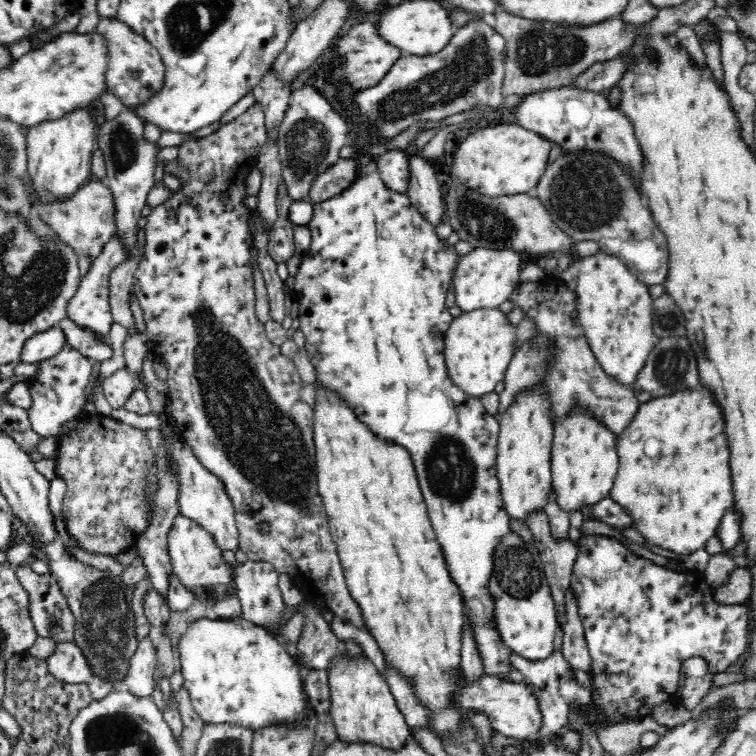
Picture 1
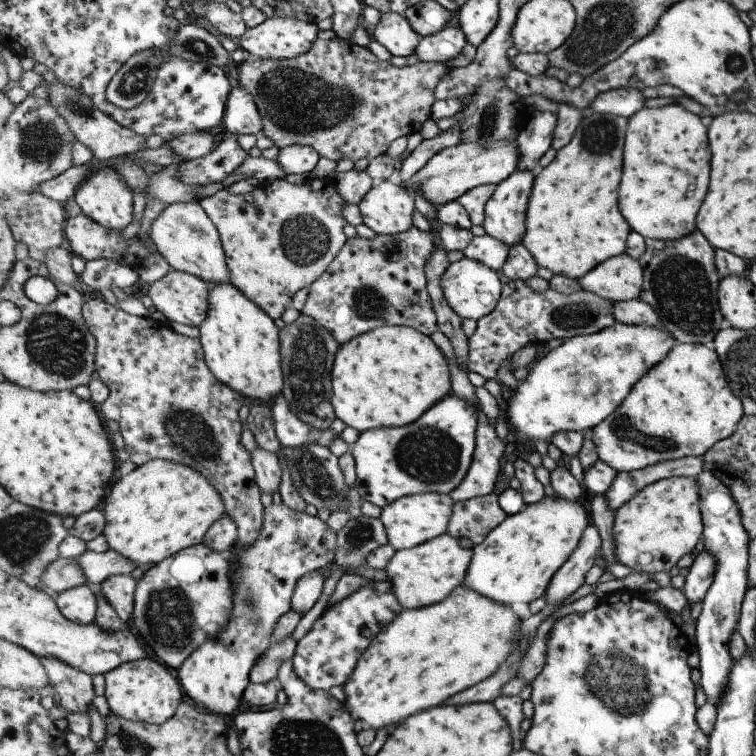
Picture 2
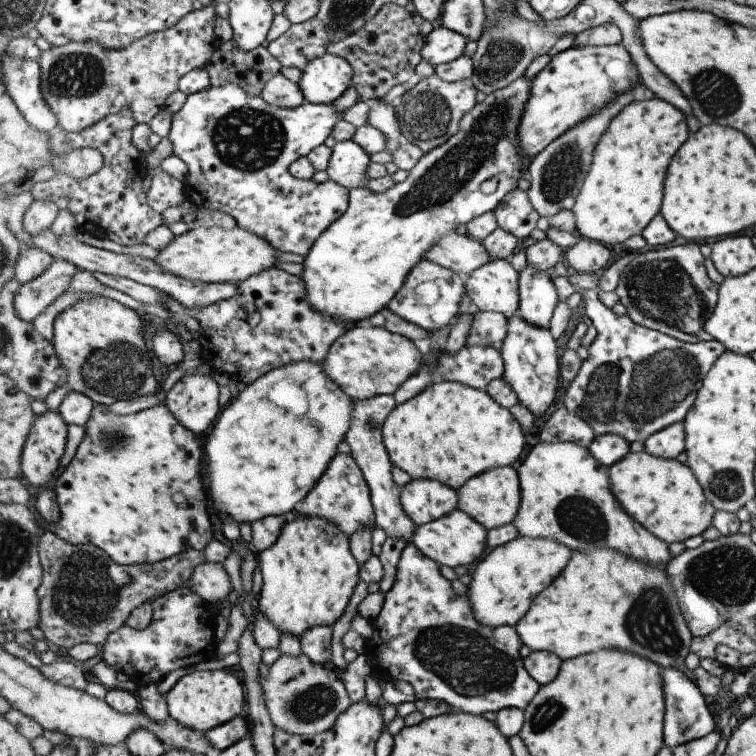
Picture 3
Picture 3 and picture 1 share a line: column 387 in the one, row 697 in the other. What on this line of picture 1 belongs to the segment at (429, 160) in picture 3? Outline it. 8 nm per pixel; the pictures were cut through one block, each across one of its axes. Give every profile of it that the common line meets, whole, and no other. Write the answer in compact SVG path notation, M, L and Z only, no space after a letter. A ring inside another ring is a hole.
M241 616L234 620L195 620L180 638L179 653L183 686L190 693L194 710L206 724L242 725L253 731L274 725L286 725L286 728L294 729L308 725L310 704L305 696L301 667L291 648L270 635L266 629Z

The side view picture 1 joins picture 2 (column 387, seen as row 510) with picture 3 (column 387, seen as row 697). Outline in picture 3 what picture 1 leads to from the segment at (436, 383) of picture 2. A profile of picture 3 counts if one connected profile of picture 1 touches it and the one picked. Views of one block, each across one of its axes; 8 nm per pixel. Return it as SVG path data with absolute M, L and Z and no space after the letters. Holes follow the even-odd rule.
M442 379L405 404L398 404L383 429L385 446L394 466L402 468L414 479L439 480L457 491L478 474L513 466L523 456L527 442L527 436L513 412L501 406L486 390Z

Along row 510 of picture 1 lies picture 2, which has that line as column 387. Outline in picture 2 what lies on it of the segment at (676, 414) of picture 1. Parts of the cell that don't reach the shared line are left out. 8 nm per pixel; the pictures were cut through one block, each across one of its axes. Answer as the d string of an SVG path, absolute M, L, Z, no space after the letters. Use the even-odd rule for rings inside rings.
M465 586L455 590L443 602L423 608L405 609L386 626L381 638L374 639L361 657L356 672L344 684L344 706L355 720L361 720L376 731L395 727L431 706L442 706L447 698L463 692L463 688L467 690L483 682L507 662L512 655L519 626L521 618L509 605L498 603Z

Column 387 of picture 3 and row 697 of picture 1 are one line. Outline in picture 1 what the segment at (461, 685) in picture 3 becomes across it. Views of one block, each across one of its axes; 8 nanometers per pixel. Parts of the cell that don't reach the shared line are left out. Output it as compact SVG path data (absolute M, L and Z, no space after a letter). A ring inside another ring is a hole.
M584 535L580 536L577 542L577 557L571 574L571 587L574 589L577 598L578 616L580 617L587 647L591 656L591 677L594 682L595 691L593 701L603 708L607 718L614 723L624 723L625 721L636 721L648 717L651 714L654 704L662 701L670 701L672 694L677 694L678 678L681 664L691 656L701 656L706 659L709 669L714 675L724 673L724 670L738 660L738 656L746 648L746 628L748 628L748 613L746 606L742 605L722 605L714 600L714 588L705 581L702 574L700 580L686 574L669 570L666 566L658 566L652 560L645 560L643 557L635 556L628 547L620 540L606 535Z

